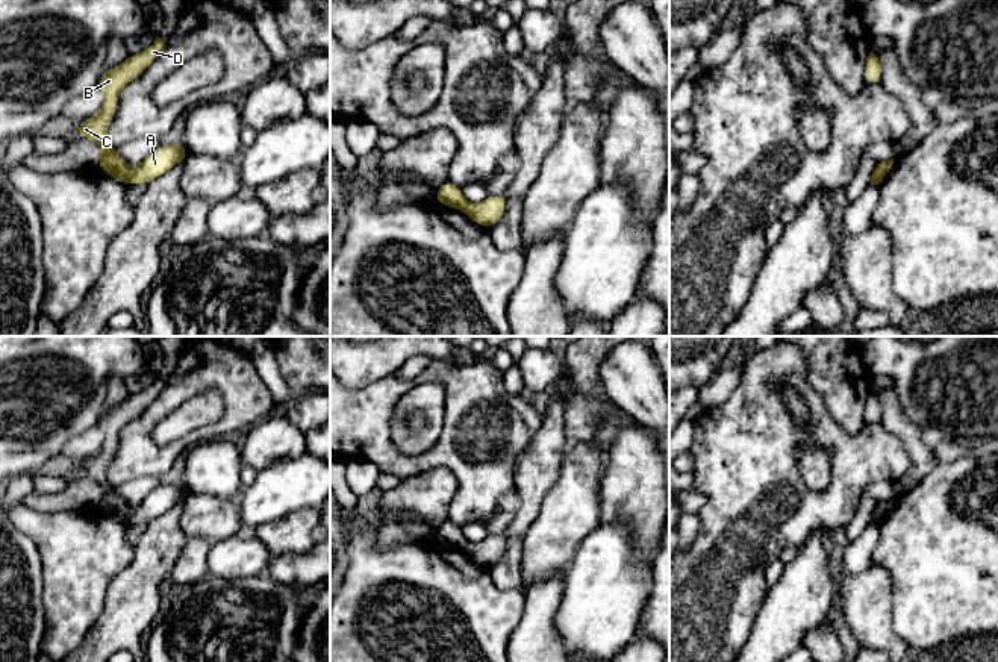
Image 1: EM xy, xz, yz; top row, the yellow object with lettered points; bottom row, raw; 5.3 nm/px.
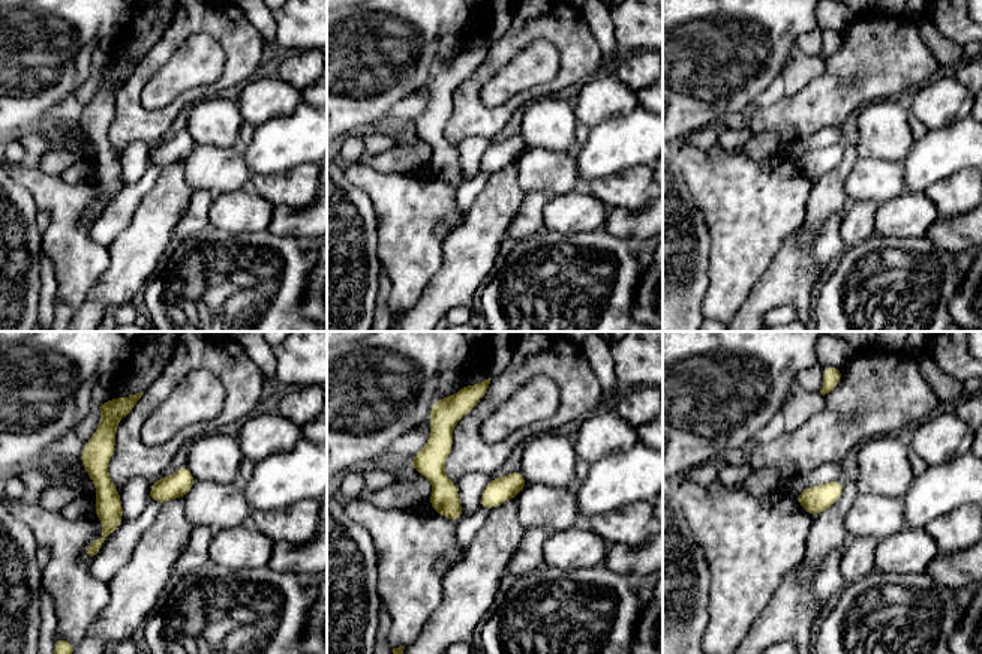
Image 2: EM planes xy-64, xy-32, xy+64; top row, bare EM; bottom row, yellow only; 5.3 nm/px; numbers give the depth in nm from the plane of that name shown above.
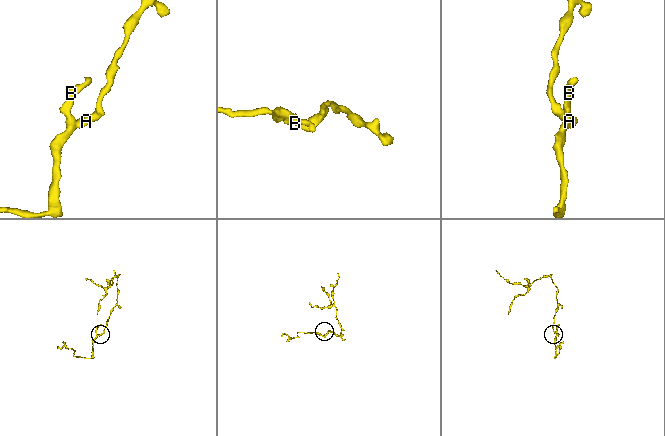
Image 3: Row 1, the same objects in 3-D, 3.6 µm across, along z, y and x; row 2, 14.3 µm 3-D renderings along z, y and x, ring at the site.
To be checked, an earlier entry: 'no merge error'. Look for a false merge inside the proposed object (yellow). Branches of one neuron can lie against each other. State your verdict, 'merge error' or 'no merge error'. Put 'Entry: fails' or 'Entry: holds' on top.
Entry: holds
no merge error

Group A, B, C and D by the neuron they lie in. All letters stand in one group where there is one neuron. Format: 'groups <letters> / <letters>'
groups A B C D

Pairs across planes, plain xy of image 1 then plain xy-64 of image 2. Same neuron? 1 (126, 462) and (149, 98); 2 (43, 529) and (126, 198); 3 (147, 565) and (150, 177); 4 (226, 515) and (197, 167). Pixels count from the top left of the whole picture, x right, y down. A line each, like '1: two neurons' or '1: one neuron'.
1: two neurons
2: two neurons
3: two neurons
4: one neuron

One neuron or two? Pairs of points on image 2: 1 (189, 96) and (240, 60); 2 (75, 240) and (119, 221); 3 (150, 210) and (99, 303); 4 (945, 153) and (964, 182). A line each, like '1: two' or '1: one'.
1: one
2: two
3: one
4: two

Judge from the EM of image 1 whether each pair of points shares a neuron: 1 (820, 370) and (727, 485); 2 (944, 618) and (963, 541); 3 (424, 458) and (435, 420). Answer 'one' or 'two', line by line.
1: two
2: one
3: two

